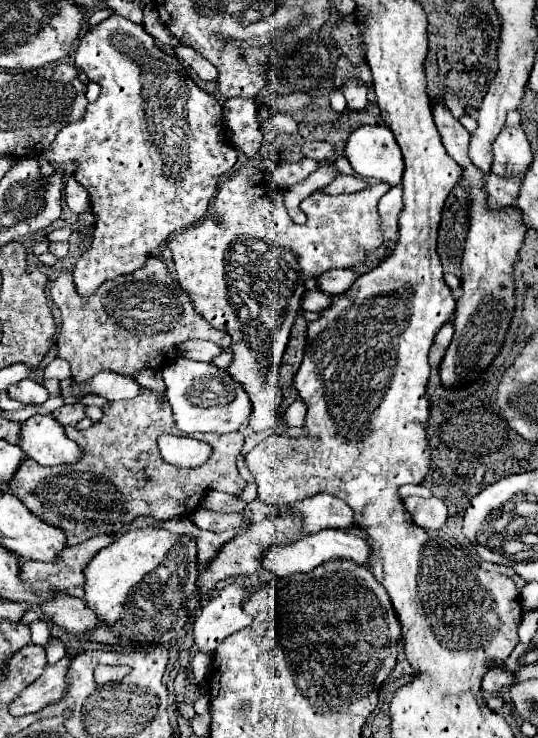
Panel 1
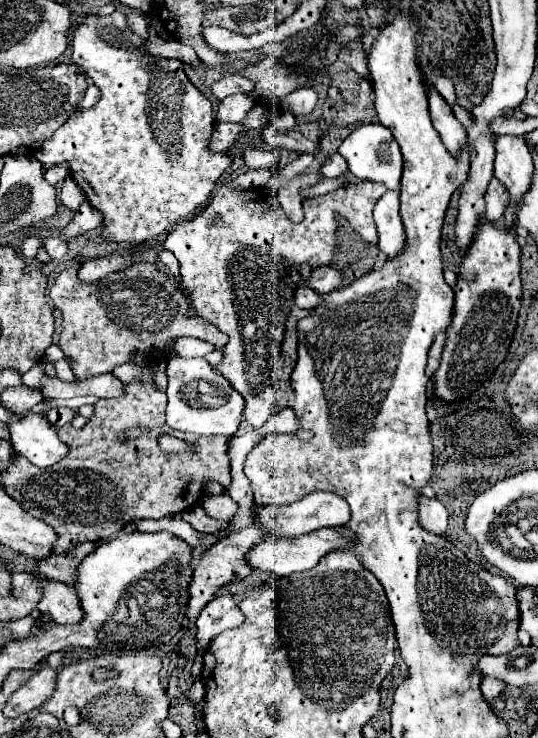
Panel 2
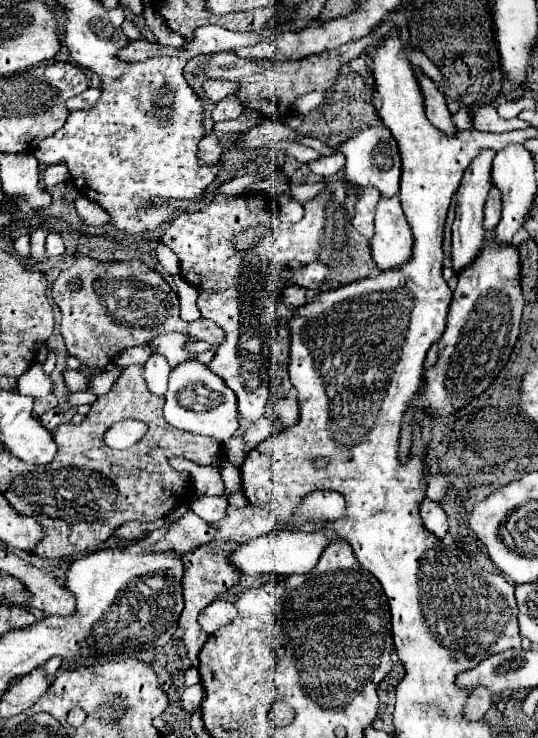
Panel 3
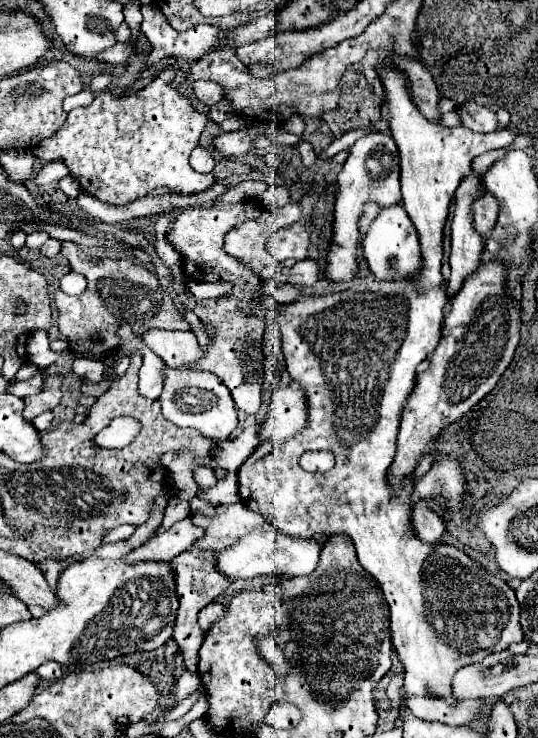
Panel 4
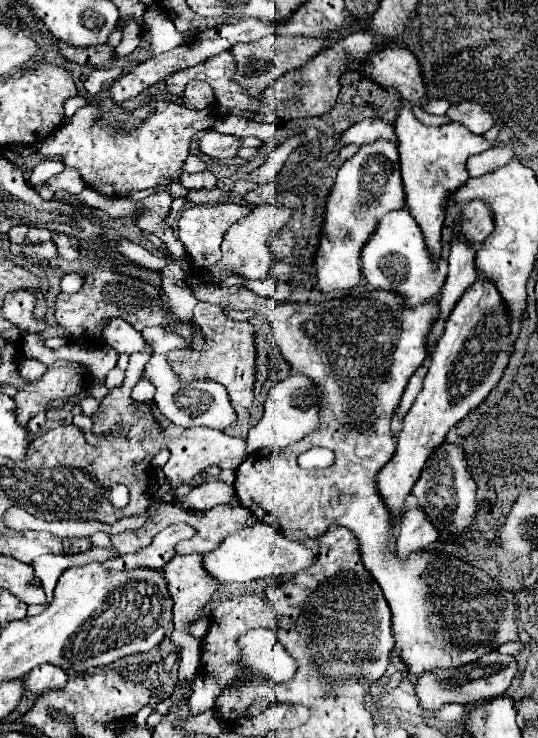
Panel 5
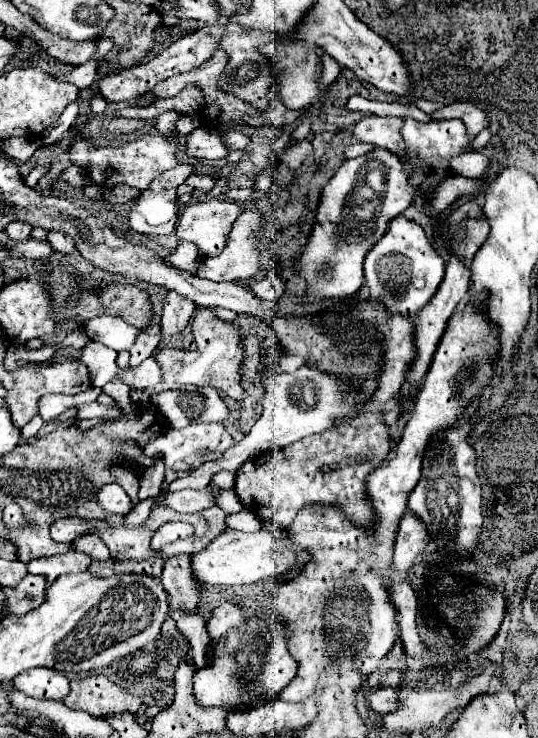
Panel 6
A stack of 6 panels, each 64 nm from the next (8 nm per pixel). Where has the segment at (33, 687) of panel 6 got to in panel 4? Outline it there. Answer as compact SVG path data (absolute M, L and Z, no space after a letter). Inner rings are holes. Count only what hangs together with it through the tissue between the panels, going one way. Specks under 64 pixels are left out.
M44 662L36 672L40 672L40 678L44 682L50 682L50 680L56 680L62 676L62 666L58 662Z

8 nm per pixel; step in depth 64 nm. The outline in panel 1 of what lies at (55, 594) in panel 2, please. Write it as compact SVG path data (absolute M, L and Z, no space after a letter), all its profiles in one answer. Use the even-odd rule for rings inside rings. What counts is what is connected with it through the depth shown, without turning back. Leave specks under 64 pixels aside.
M60 596L60 600L52 600L52 604L44 604L42 612L54 624L58 624L68 634L74 634L76 638L82 638L84 634L96 630L100 624L96 612L86 608L84 600L72 596Z

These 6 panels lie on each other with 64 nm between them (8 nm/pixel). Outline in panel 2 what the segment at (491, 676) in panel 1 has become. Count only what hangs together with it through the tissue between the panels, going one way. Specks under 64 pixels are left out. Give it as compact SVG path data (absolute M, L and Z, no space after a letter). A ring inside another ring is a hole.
M482 678L482 694L484 698L490 702L492 698L500 696L500 692L506 688L506 682L498 680L498 678Z

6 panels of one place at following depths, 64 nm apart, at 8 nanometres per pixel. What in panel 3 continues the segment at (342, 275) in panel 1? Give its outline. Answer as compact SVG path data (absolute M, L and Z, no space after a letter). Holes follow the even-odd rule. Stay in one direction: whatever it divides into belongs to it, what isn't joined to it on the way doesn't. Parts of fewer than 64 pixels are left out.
M312 262L304 268L304 272L292 272L290 282L304 286L308 290L320 292L322 286L326 284L326 274L328 274L328 266L322 262Z

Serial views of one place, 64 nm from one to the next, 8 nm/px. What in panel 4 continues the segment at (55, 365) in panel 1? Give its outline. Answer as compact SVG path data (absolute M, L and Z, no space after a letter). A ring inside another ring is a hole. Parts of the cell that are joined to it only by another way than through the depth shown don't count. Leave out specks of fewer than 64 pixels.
M82 380L82 392L88 394L88 396L96 396L96 398L98 398L102 392L106 392L106 388L108 388L106 380L102 380L102 382L98 382L98 384L88 382L88 380Z

